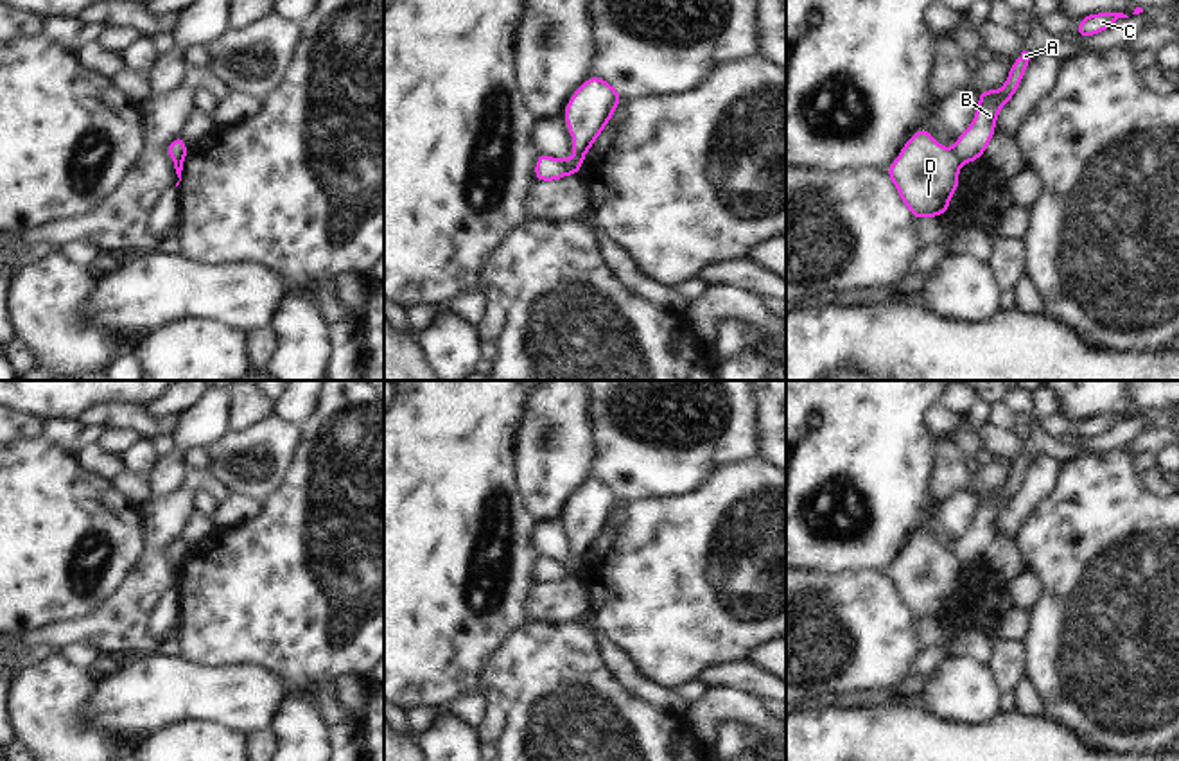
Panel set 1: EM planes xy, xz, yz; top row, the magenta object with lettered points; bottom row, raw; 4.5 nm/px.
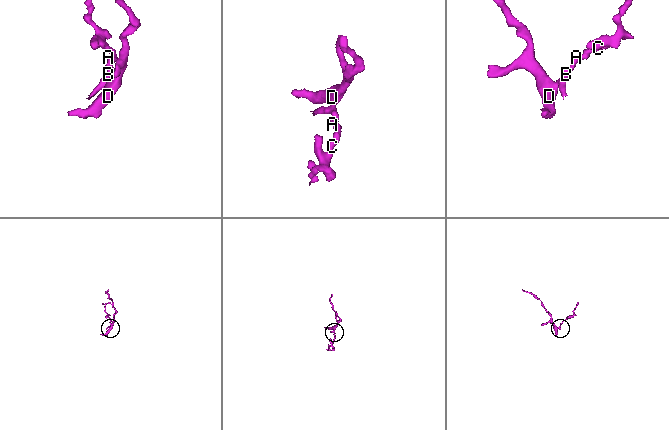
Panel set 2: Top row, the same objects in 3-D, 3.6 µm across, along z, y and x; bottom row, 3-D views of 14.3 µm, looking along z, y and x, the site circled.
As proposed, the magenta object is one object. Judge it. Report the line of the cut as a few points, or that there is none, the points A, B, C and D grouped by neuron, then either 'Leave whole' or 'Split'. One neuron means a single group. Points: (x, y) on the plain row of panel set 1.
Split along yz (951, 551), (962, 566). Groups: A B C / D. Split

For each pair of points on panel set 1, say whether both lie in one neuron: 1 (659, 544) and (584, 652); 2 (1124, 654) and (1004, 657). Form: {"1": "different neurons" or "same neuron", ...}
{"1": "different neurons", "2": "different neurons"}

